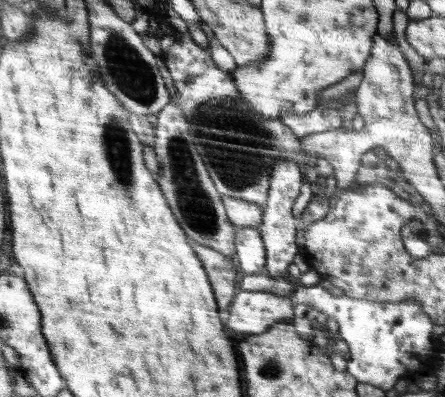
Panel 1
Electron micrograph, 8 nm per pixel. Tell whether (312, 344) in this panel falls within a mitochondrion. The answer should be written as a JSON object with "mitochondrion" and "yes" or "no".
{"mitochondrion":"no"}

